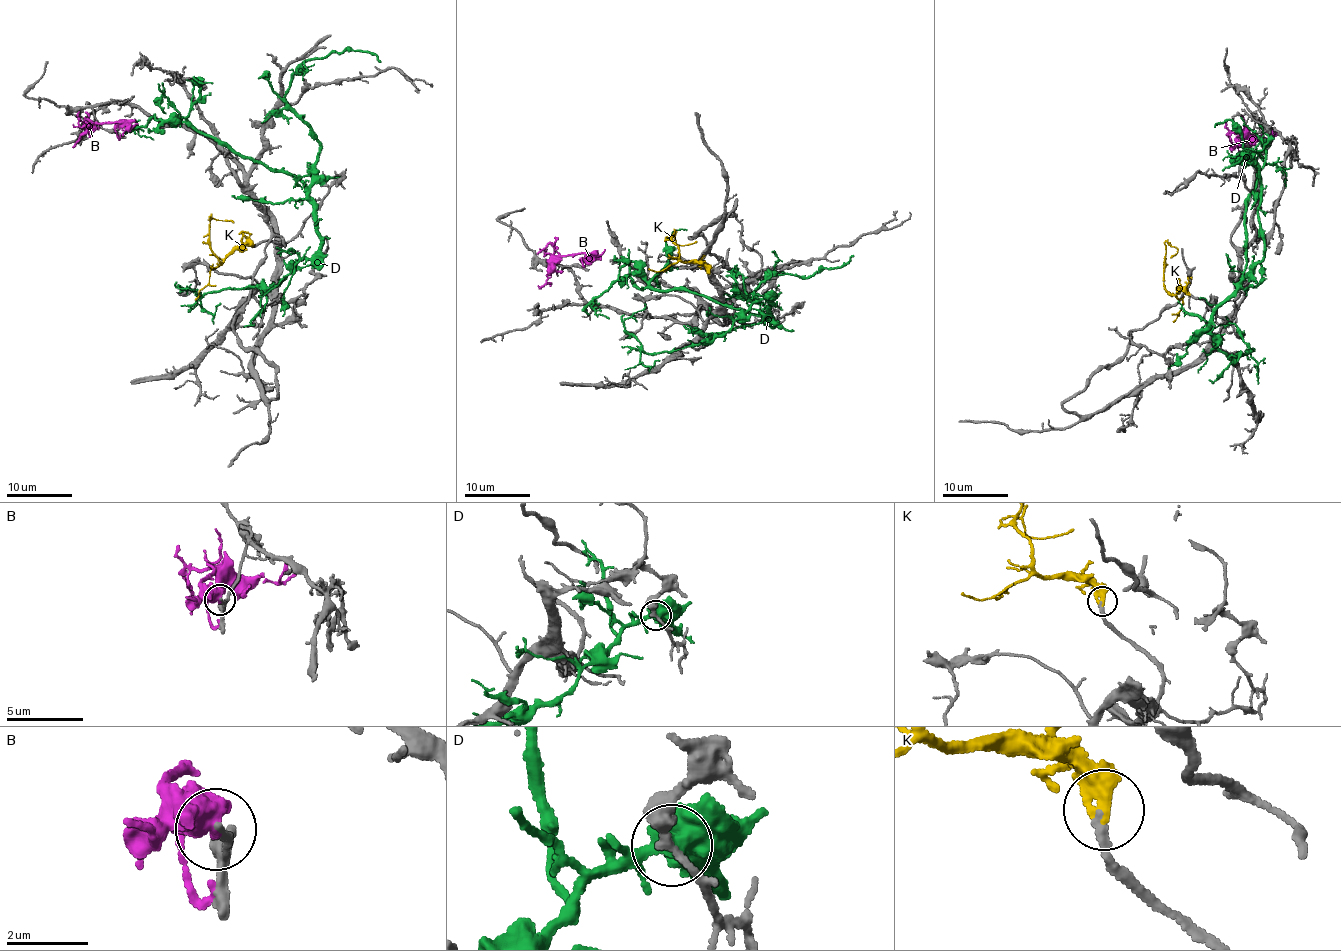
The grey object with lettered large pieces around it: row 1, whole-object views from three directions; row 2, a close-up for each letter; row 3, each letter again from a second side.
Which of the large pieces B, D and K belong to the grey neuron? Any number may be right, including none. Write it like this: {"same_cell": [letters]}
{"same_cell": ["K"]}

